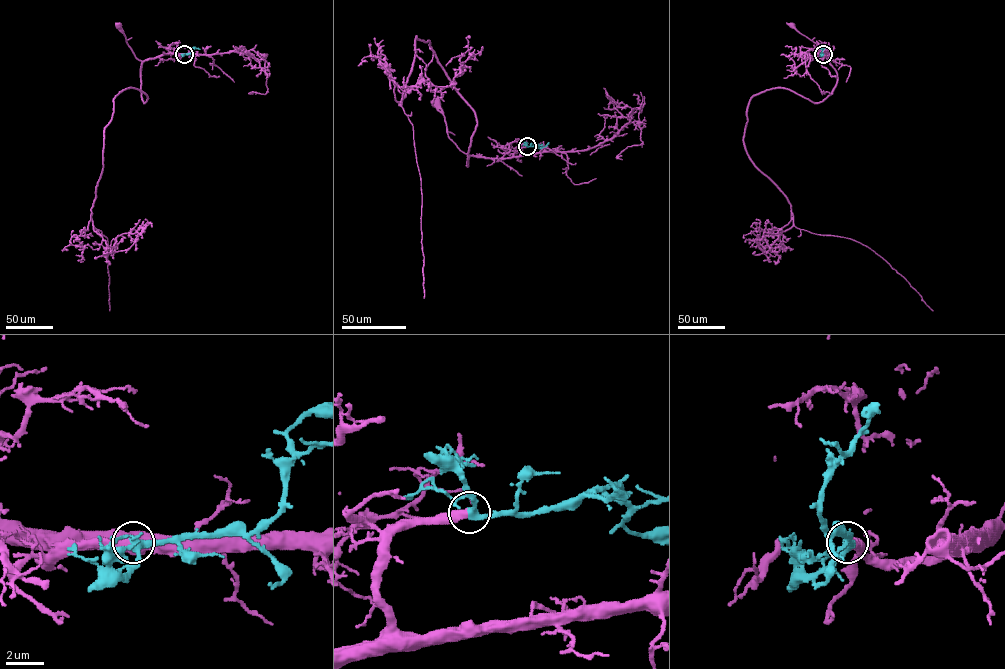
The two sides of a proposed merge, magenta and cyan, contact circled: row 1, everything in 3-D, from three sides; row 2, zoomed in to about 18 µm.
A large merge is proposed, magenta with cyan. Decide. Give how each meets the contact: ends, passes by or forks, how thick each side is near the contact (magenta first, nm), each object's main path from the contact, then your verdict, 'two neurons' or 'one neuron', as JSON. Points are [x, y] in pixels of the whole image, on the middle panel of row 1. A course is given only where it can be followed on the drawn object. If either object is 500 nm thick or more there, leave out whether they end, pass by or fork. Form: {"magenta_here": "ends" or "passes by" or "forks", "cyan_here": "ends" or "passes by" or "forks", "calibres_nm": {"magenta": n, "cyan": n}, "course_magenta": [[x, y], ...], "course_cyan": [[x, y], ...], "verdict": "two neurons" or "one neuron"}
{"calibres_nm": {"magenta": 500, "cyan": 380}, "course_magenta": [[527, 146], [523, 147], [517, 156], [488, 158], [468, 155], [449, 137], [443, 112], [436, 102]], "course_cyan": [[527, 146], [537, 145], [542, 148], [549, 142]], "verdict": "one neuron"}

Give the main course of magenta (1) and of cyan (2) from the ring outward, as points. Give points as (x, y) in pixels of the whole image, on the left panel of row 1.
1: (184, 54), (161, 54), (141, 61), (118, 25)
2: (184, 54), (191, 53), (193, 47), (200, 49)

